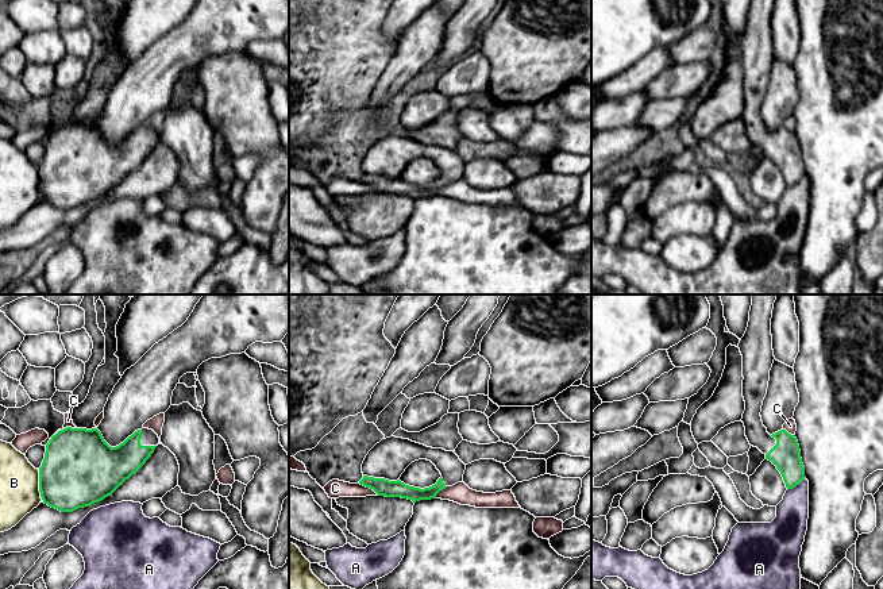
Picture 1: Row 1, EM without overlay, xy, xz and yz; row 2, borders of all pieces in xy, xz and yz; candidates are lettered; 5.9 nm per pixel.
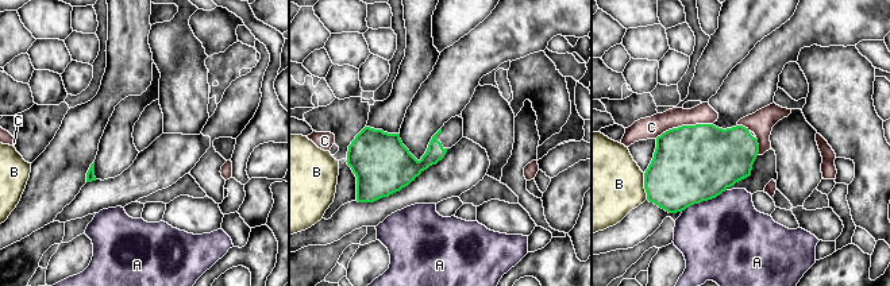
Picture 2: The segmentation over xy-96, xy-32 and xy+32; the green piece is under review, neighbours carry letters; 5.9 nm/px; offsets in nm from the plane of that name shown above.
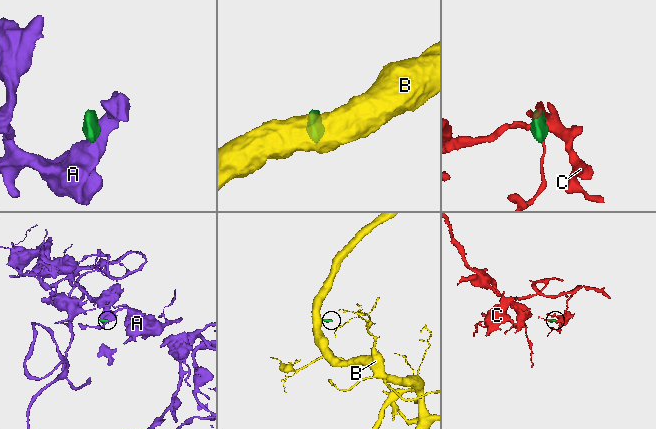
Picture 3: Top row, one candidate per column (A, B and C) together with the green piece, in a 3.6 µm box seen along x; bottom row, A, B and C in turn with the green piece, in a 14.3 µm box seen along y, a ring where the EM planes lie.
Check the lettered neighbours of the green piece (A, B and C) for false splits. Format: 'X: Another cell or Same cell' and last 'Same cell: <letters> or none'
A: Another cell
B: Another cell
C: Another cell
Same cell: none

